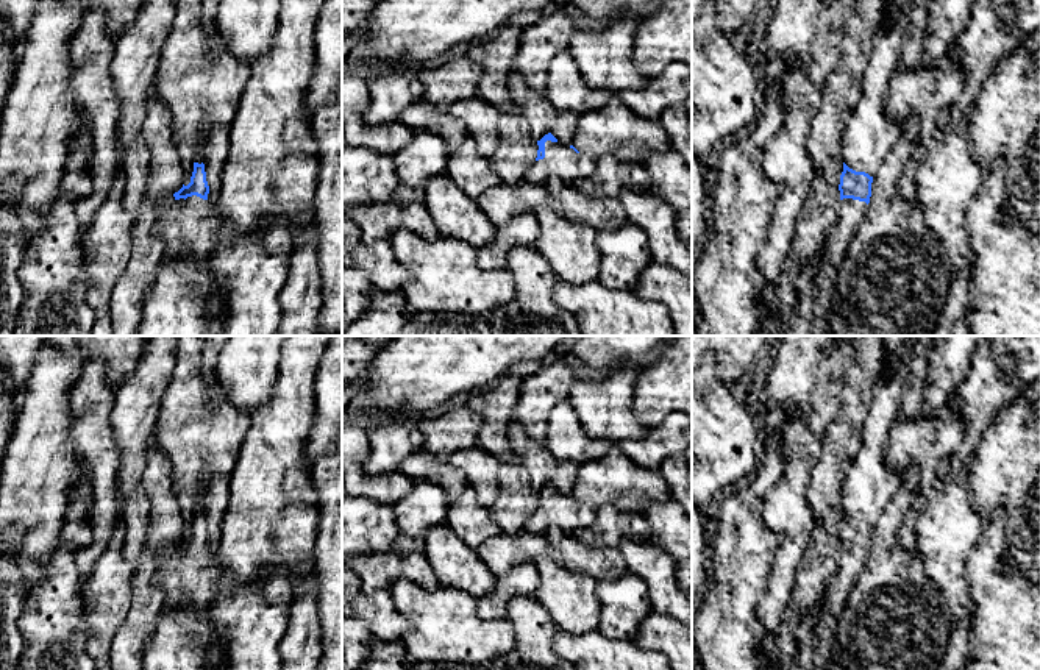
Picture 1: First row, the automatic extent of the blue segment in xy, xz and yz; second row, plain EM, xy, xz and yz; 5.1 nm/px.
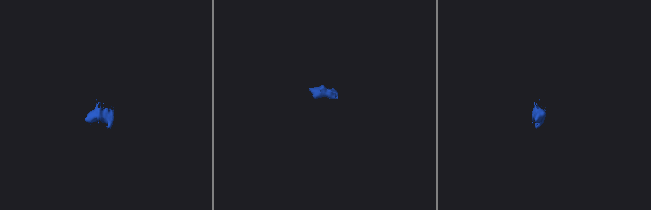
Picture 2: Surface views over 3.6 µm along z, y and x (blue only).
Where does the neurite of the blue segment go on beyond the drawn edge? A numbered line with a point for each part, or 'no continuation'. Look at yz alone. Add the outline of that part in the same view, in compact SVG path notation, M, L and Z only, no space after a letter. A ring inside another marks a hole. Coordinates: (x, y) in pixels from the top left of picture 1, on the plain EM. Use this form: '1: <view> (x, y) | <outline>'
1: yz (870, 488) | M915 336L901 358L884 356L884 365L873 383L870 411L864 420L862 450L843 486L843 512L856 520L876 526L895 495L906 487L906 479L885 465L885 444L903 401L907 355Z
2: yz (851, 561) | M843 548L840 551L839 567L826 583L818 622L814 628L814 670L826 670L839 631L839 615L845 609L848 593L864 568L867 558L868 554L865 551L853 548Z

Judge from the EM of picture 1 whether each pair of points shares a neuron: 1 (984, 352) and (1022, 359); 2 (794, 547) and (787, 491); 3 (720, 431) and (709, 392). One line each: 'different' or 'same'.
1: different
2: same
3: same

